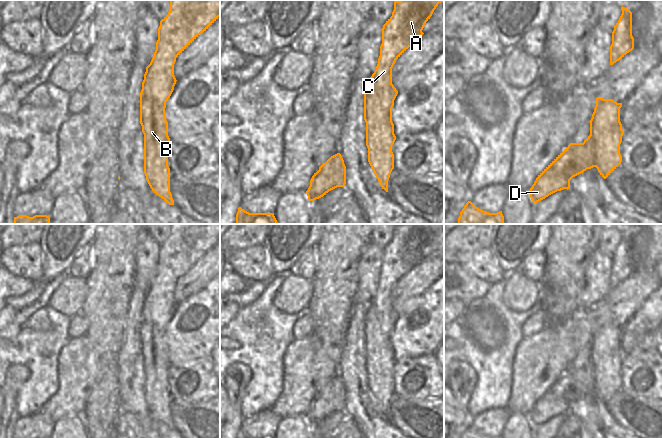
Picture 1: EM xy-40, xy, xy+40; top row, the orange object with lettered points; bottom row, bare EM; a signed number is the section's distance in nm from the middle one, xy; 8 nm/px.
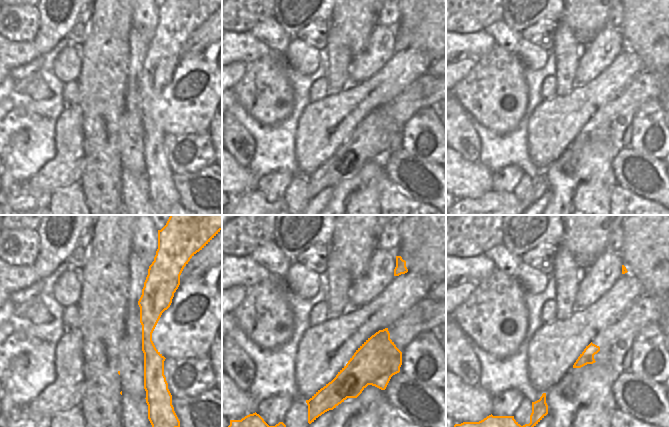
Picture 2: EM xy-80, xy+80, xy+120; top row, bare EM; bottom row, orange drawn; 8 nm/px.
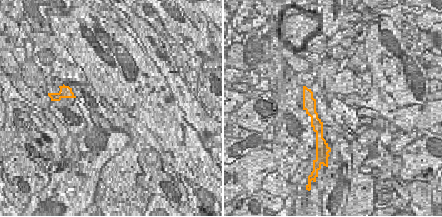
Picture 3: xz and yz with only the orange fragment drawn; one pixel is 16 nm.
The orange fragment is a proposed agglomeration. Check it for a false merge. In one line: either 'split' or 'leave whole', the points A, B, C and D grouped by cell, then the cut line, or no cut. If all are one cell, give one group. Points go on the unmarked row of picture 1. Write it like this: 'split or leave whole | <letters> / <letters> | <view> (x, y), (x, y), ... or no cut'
split | A B C / D | xy+40 (590, 358), (593, 364), (596, 390)

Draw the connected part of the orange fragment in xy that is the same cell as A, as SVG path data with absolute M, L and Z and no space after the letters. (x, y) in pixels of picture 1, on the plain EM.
M394 225L392 240L382 252L378 288L364 316L364 344L368 386L386 416L394 393L392 370L396 364L392 332L398 315L392 308L392 292L396 284L424 258L422 254L426 246L443 225Z

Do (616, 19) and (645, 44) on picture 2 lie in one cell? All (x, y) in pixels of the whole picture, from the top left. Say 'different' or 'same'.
different

